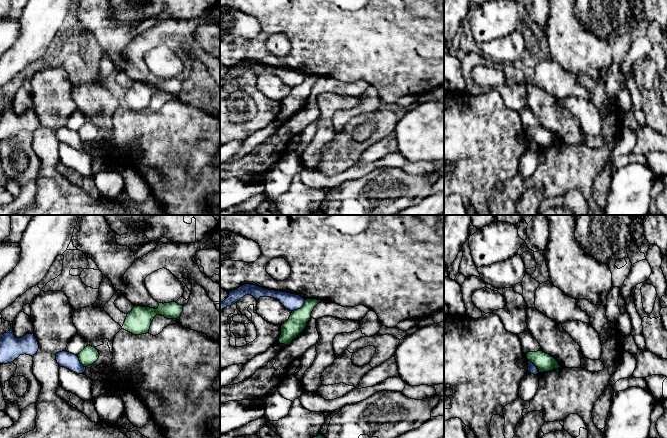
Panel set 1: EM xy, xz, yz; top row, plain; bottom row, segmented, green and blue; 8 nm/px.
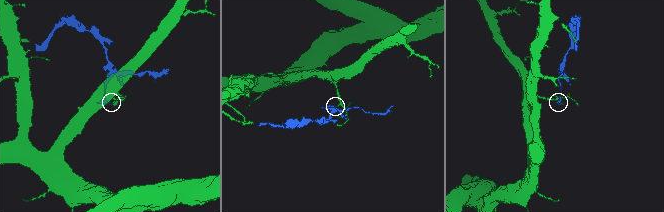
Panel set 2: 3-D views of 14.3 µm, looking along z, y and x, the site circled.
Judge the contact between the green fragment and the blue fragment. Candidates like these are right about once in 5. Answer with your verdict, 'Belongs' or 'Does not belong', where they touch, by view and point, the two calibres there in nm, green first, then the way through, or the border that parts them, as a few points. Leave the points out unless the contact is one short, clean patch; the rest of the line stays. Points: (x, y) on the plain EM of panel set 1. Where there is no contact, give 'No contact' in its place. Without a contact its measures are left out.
Does not belong. Touches green at xz (300, 84). Thickness 160 nm (green) against 130 nm. Boundary: xz (305, 76), (299, 84), (292, 87)

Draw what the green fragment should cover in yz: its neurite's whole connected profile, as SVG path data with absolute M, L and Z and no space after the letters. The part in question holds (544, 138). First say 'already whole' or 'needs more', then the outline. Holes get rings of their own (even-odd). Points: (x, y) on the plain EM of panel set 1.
already whole | M543 127L528 128L526 130L526 134L537 143L539 149L549 148L553 145L561 144L554 133Z

